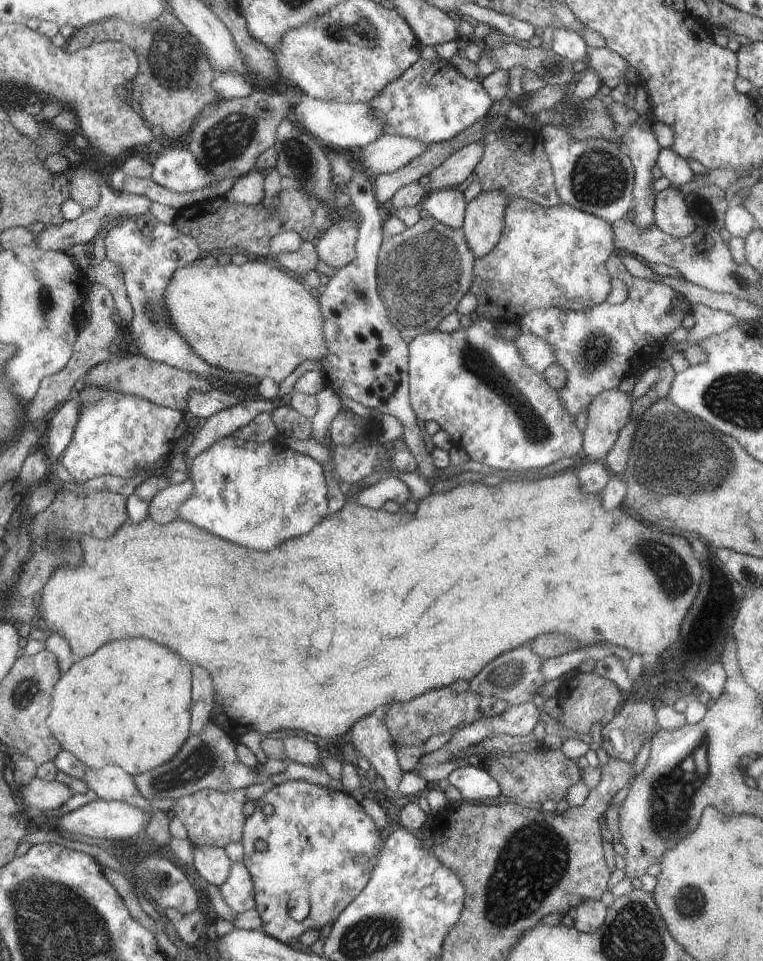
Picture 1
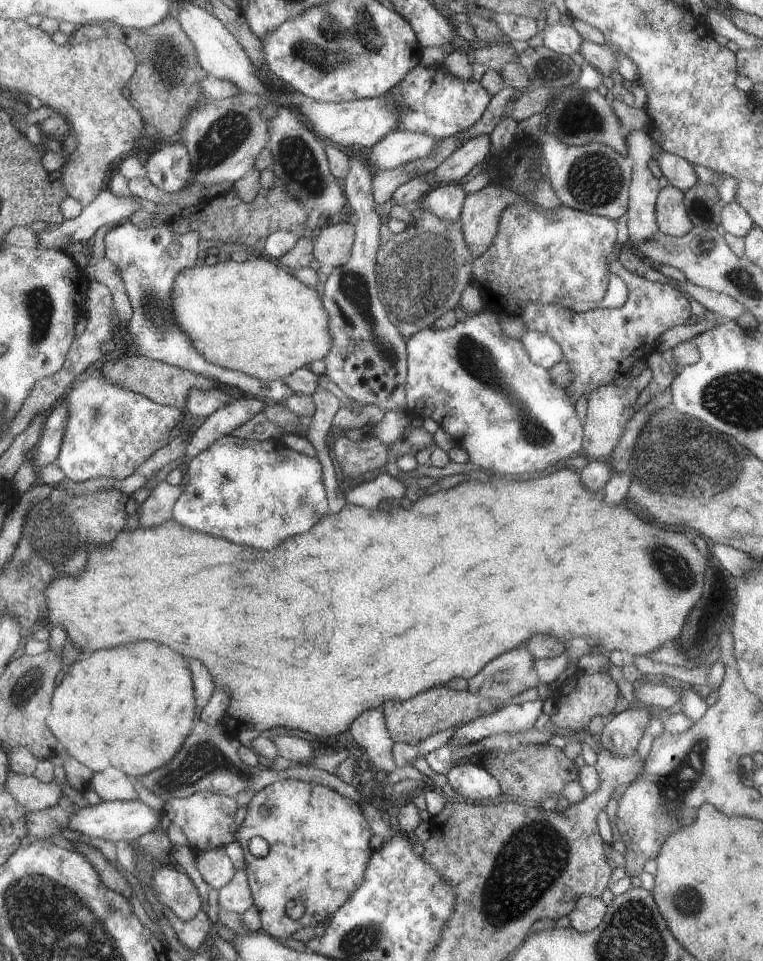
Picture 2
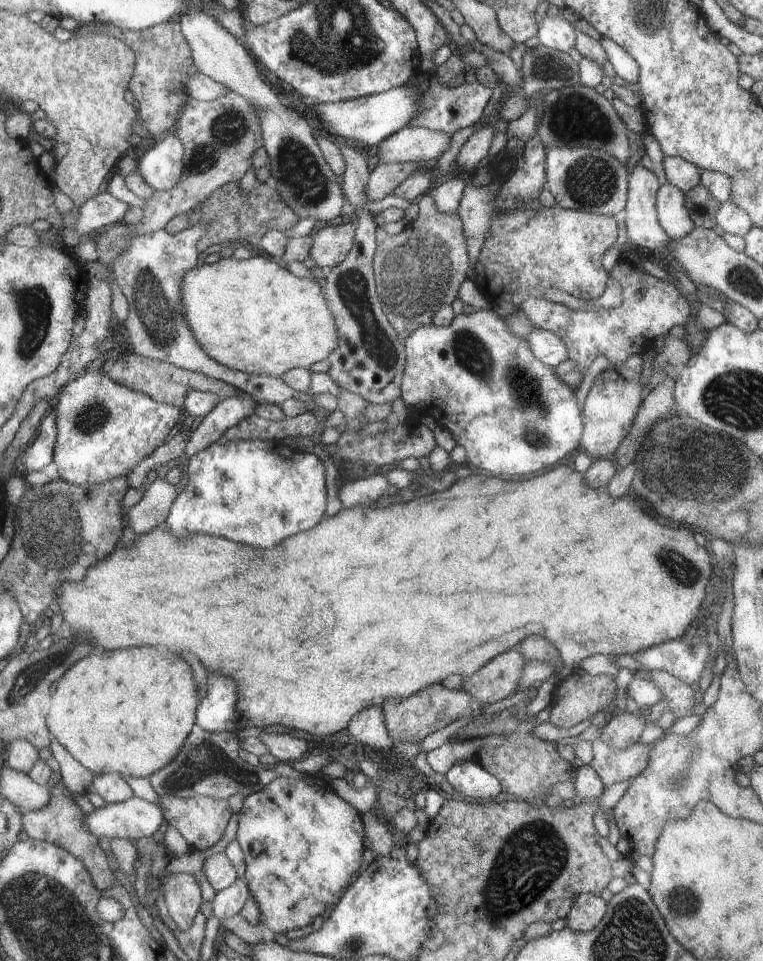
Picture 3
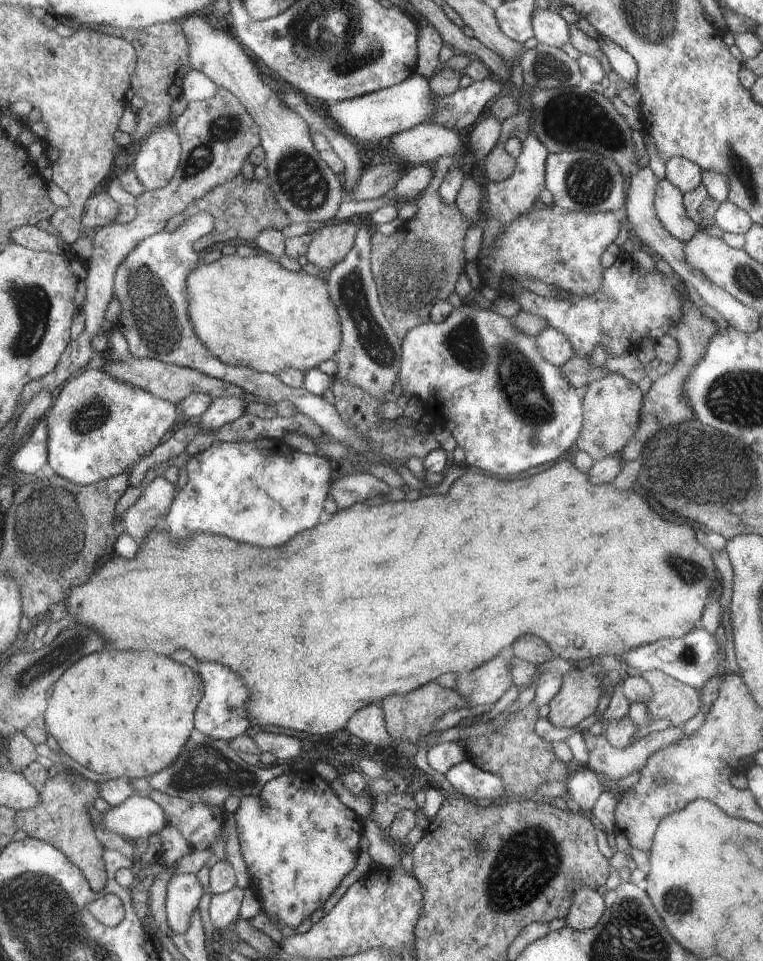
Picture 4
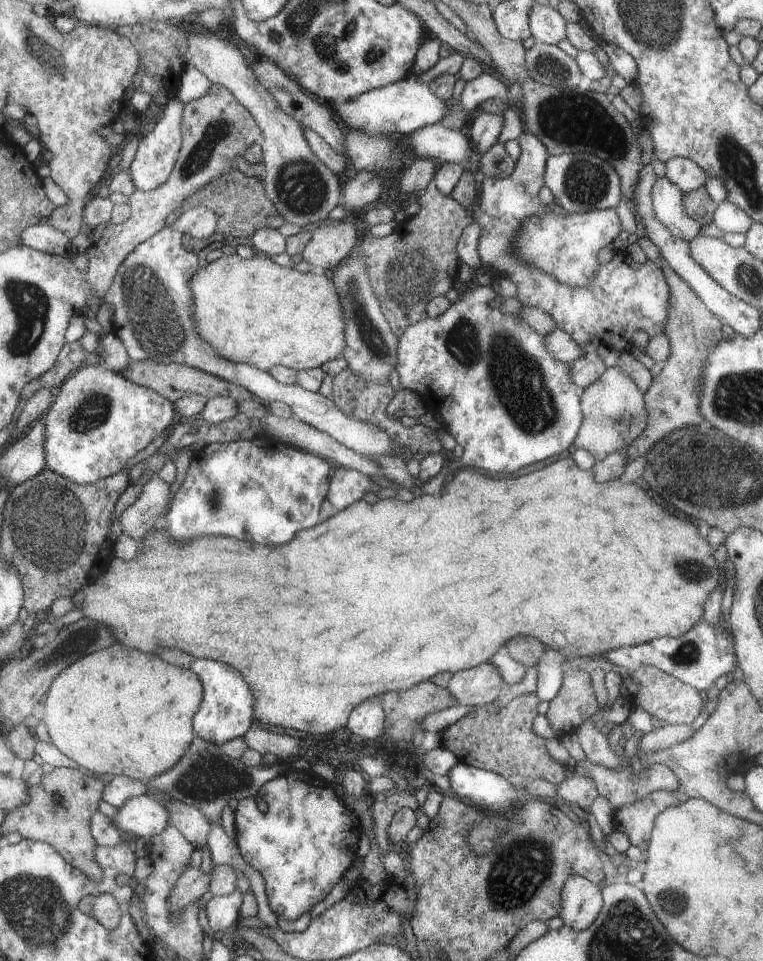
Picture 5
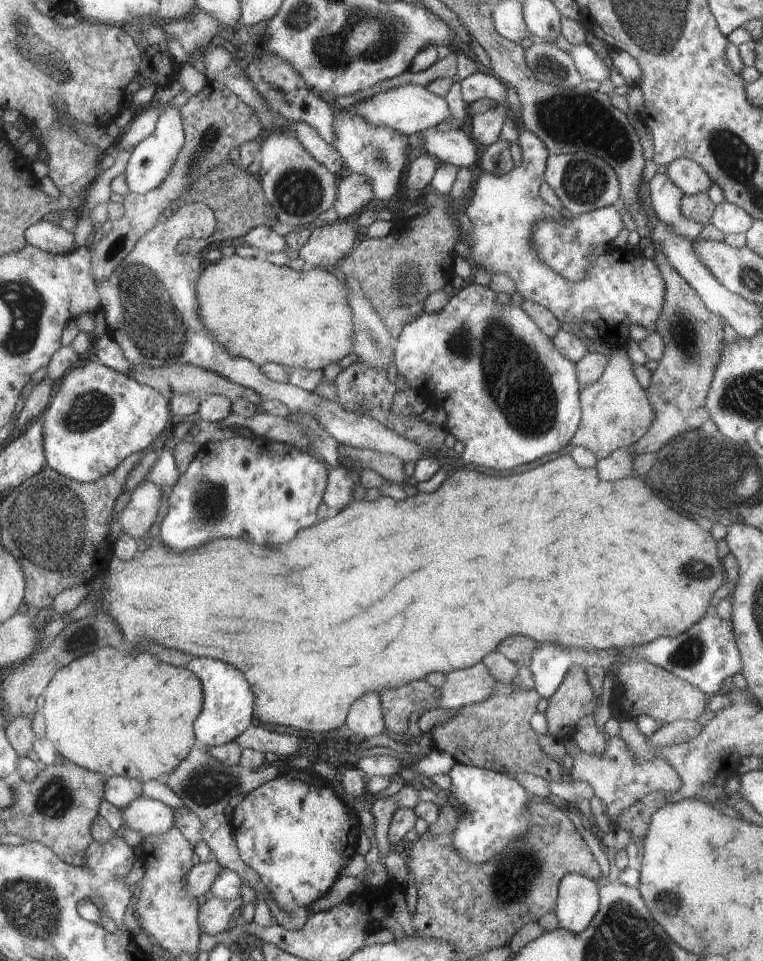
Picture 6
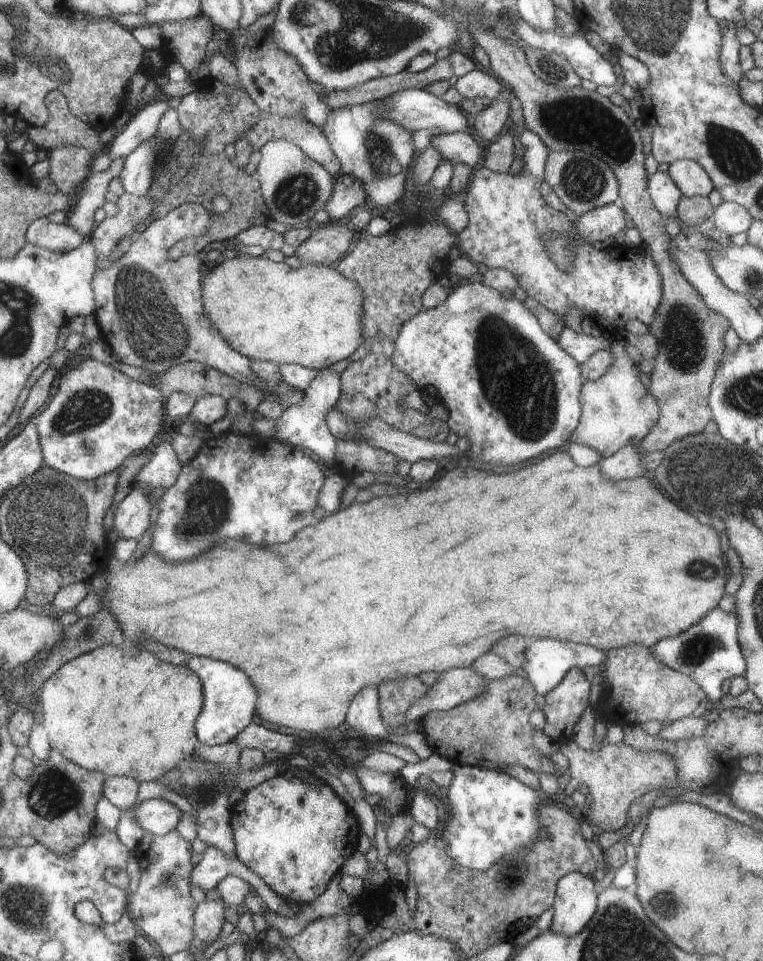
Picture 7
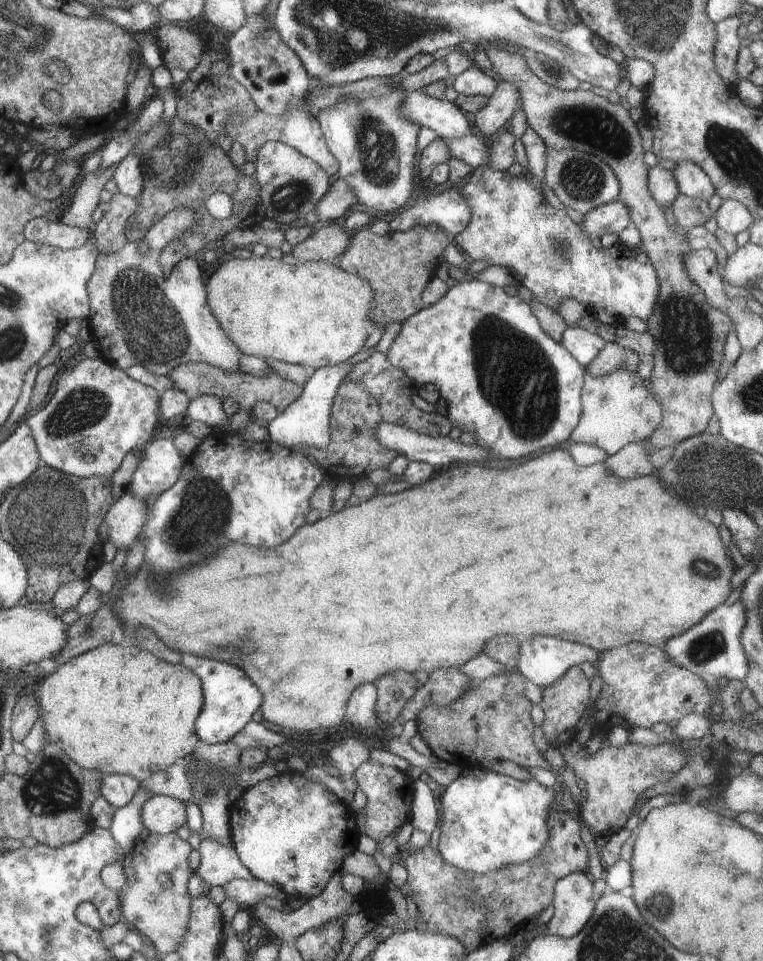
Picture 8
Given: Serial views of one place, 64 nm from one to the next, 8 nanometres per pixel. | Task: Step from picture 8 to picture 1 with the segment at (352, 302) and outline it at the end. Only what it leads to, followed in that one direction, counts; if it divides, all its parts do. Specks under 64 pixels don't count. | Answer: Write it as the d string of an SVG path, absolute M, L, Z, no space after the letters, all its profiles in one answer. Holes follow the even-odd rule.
M265 259L249 260L241 266L230 262L218 265L204 262L177 269L166 290L167 309L174 327L190 343L192 350L213 367L228 372L244 372L254 378L272 379L280 384L304 360L324 358L328 354L324 338L324 315L316 296L300 280L284 274L281 268L268 266Z

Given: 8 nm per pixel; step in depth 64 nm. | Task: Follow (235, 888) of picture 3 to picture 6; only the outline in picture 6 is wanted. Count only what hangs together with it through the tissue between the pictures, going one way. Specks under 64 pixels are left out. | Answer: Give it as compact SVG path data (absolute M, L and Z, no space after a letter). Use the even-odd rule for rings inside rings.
M242 896L234 900L213 897L200 906L200 930L204 934L215 935L226 931L232 914L242 906Z

